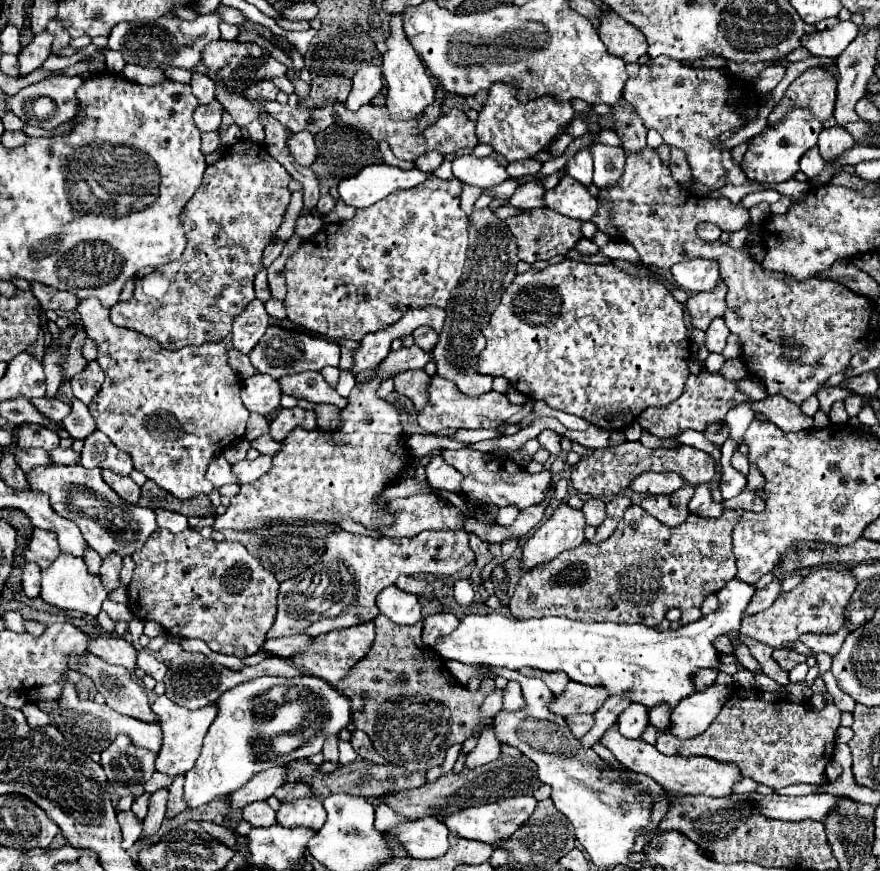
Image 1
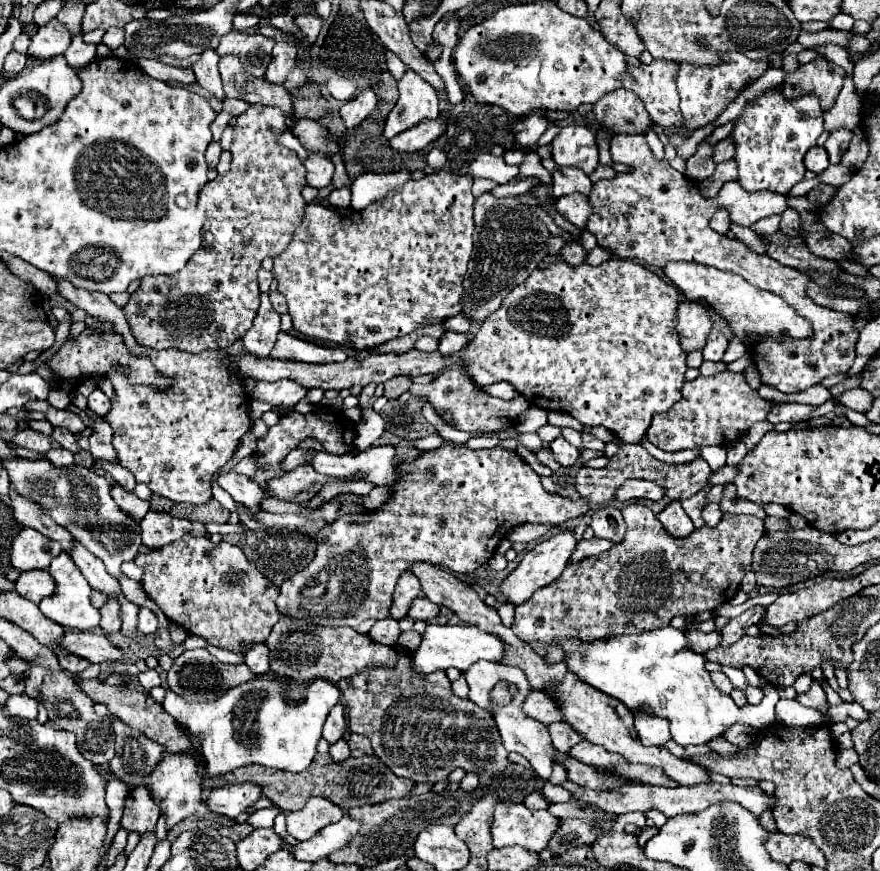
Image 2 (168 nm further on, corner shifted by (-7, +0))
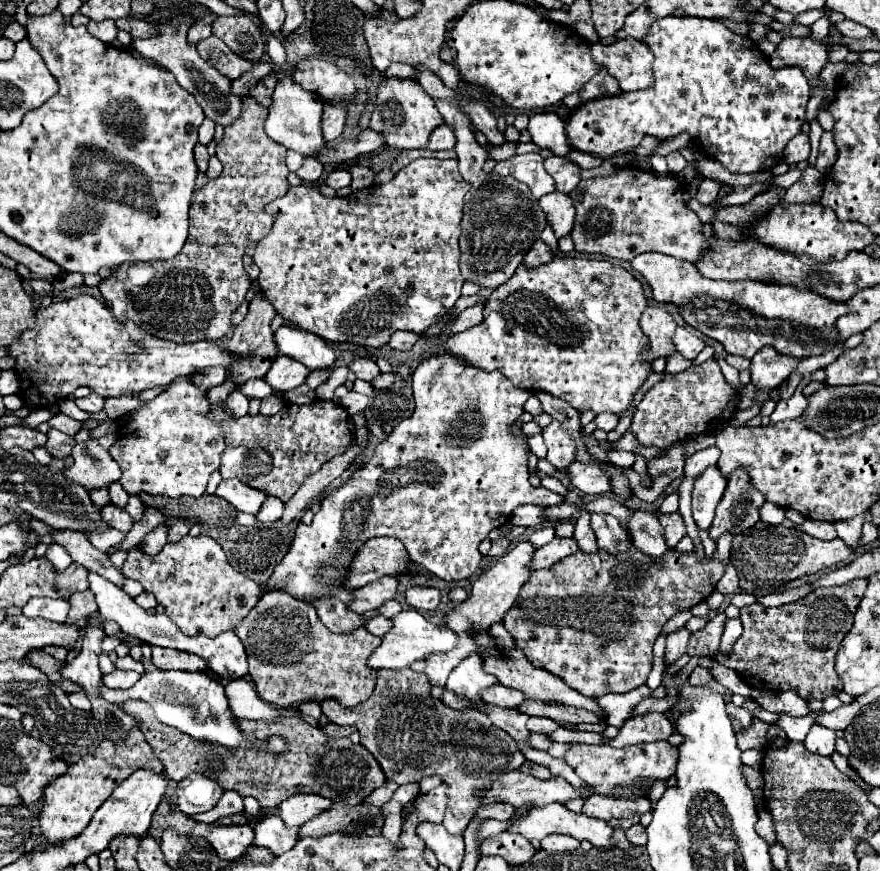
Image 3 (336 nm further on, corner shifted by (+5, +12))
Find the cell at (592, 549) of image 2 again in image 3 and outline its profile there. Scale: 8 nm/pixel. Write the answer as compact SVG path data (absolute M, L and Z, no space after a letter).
M553 538L549 544L535 550L533 560L531 560L531 568L533 570L551 568L555 562L559 562L561 558L573 554L575 550L577 550L575 540L571 540L571 538Z

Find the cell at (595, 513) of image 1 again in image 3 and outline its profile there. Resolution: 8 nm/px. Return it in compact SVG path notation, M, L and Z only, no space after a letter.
M591 514L591 528L597 536L597 544L607 554L623 554L631 550L631 538L623 524L609 514Z

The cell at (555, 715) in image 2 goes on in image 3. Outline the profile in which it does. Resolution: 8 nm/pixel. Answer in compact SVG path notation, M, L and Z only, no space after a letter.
M493 684L479 692L479 698L487 704L495 704L501 708L517 708L523 702L523 692L507 688L503 684Z

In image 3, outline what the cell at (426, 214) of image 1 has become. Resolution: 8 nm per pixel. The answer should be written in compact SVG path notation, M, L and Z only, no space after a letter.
M419 158L413 160L409 166L405 166L391 182L383 186L371 186L361 192L353 192L345 198L327 198L323 196L317 188L311 186L295 186L289 188L289 192L271 202L267 206L267 212L275 216L275 224L271 232L259 240L253 262L259 266L259 286L261 294L269 300L269 304L275 308L277 314L281 314L289 324L299 326L301 330L313 332L321 336L327 342L351 342L357 346L367 346L367 348L381 348L389 342L391 334L397 330L409 330L415 334L421 334L429 326L433 326L439 318L443 318L445 312L449 312L455 302L461 296L461 286L463 286L463 276L459 272L459 238L461 238L461 216L463 216L463 196L467 194L469 184L461 178L457 170L457 160L435 160L435 158Z

